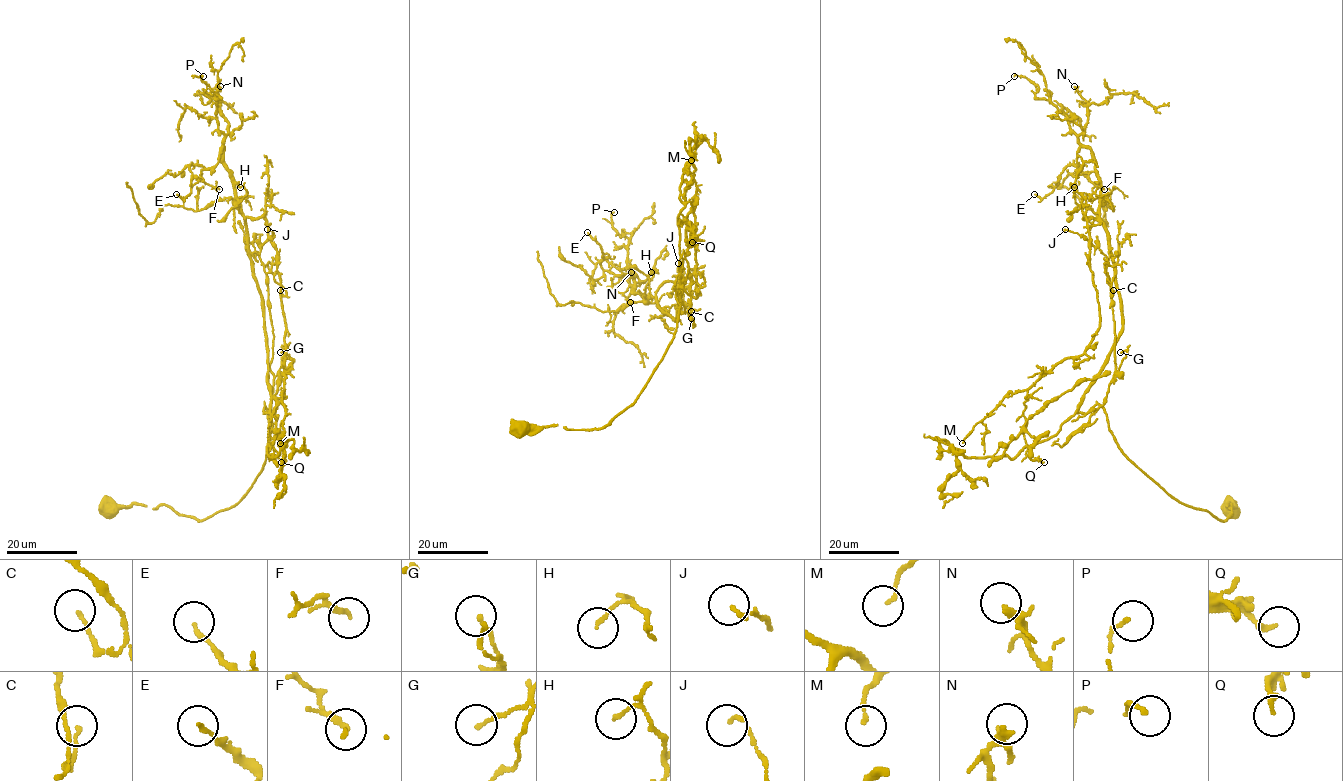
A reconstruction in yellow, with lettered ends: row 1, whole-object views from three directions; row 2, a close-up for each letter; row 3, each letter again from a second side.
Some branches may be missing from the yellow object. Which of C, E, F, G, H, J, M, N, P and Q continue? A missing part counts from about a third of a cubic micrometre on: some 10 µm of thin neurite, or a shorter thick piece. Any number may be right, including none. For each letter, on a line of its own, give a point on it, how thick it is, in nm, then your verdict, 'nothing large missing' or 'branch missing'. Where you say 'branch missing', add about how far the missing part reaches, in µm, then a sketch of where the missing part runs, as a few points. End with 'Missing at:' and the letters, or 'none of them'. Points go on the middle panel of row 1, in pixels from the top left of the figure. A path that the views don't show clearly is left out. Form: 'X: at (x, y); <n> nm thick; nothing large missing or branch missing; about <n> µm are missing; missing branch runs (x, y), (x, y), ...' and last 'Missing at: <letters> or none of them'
C: at (691, 311); 120 nm thick; nothing large missing
E: at (587, 232); 140 nm thick; nothing large missing
F: at (630, 302); 190 nm thick; nothing large missing
G: at (691, 318); 130 nm thick; nothing large missing
H: at (651, 272); 120 nm thick; nothing large missing
J: at (678, 263); 130 nm thick; nothing large missing
M: at (691, 160); 120 nm thick; nothing large missing
N: at (631, 272); 180 nm thick; nothing large missing
P: at (614, 212); 150 nm thick; nothing large missing
Q: at (692, 242); 200 nm thick; nothing large missing
Missing at: none of them

